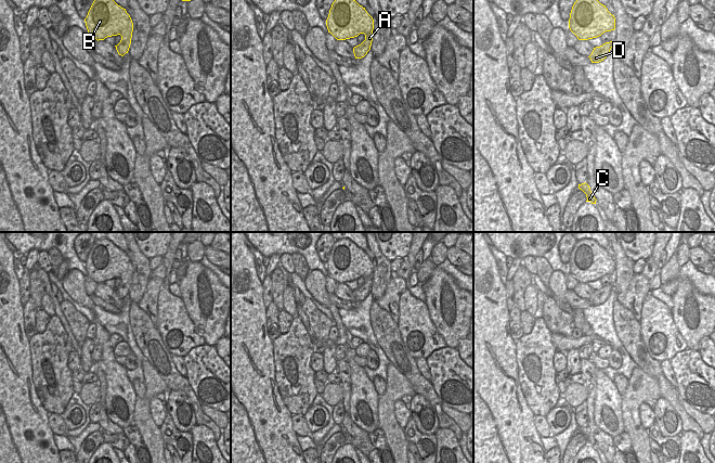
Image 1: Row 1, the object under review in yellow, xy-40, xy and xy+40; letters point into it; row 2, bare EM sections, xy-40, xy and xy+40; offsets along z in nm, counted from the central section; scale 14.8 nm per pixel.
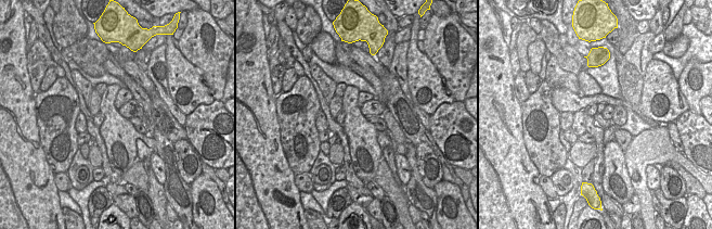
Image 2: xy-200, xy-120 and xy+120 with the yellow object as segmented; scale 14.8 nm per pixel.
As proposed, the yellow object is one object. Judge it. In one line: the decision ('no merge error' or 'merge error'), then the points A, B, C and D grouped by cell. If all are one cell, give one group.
no merge error | A B C D

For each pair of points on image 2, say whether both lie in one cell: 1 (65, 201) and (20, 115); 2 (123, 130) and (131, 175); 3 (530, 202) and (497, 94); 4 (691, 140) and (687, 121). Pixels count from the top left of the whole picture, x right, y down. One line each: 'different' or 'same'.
1: different
2: different
3: same
4: same

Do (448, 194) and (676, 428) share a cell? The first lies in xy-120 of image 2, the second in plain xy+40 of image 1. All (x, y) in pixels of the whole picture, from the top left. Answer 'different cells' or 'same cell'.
different cells

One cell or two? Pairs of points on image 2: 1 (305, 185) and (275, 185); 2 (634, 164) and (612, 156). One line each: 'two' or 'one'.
1: two
2: two

